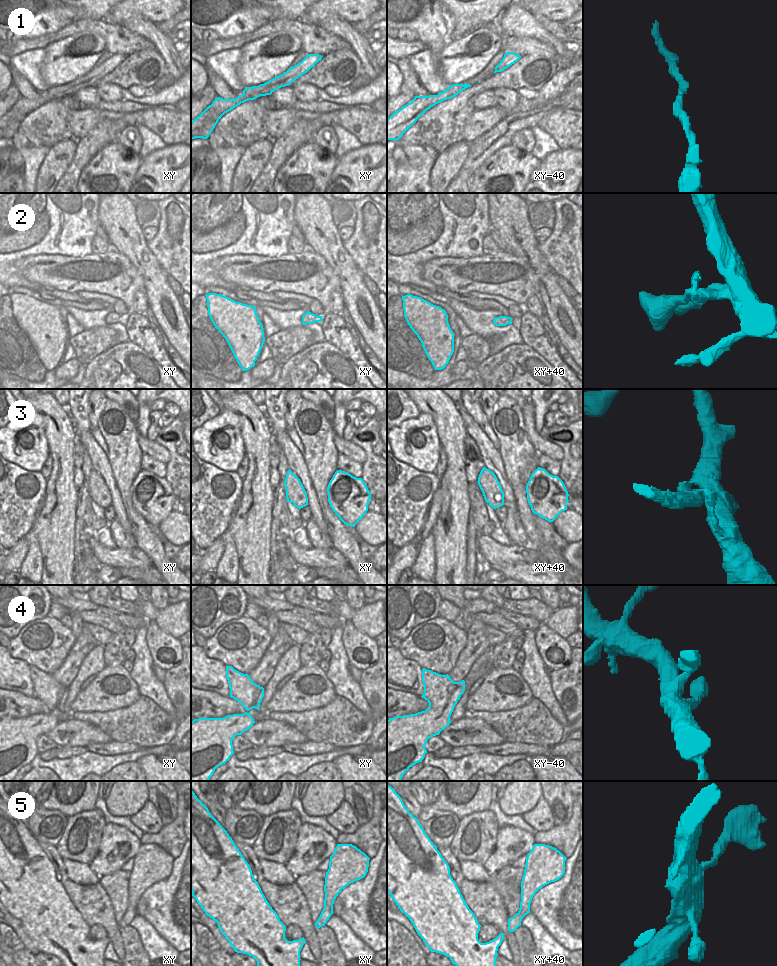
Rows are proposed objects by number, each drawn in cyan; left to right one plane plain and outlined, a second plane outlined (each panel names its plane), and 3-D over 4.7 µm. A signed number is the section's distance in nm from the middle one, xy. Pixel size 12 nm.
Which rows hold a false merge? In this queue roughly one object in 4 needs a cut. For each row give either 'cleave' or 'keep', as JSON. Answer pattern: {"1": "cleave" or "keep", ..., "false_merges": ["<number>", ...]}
{"1": "keep", "2": "keep", "3": "cleave", "4": "keep", "5": "keep", "false_merges": ["3"]}

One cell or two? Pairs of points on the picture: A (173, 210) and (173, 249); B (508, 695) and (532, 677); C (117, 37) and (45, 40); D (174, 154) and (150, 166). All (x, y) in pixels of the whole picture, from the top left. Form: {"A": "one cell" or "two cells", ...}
{"A": "one cell", "B": "two cells", "C": "one cell", "D": "one cell"}

